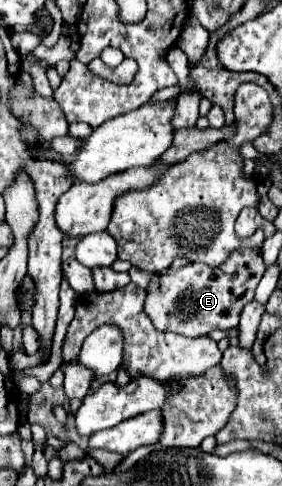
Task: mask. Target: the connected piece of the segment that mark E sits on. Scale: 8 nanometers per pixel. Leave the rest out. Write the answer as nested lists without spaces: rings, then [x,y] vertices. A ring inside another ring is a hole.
[[[247,247],[235,249],[219,267],[191,263],[179,271],[165,269],[151,277],[143,309],[159,331],[173,331],[185,337],[201,337],[213,329],[229,331],[239,325],[239,315],[255,297],[255,289],[263,273],[265,263],[261,251]]]

